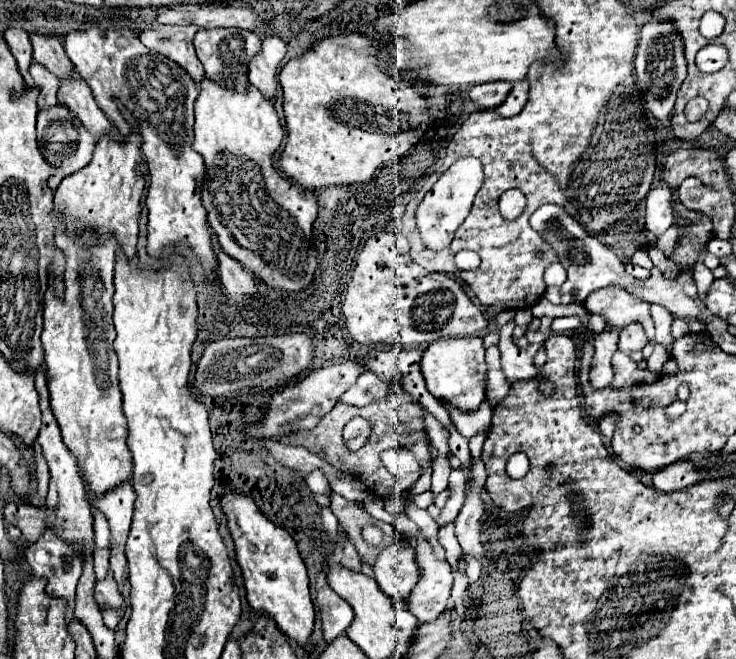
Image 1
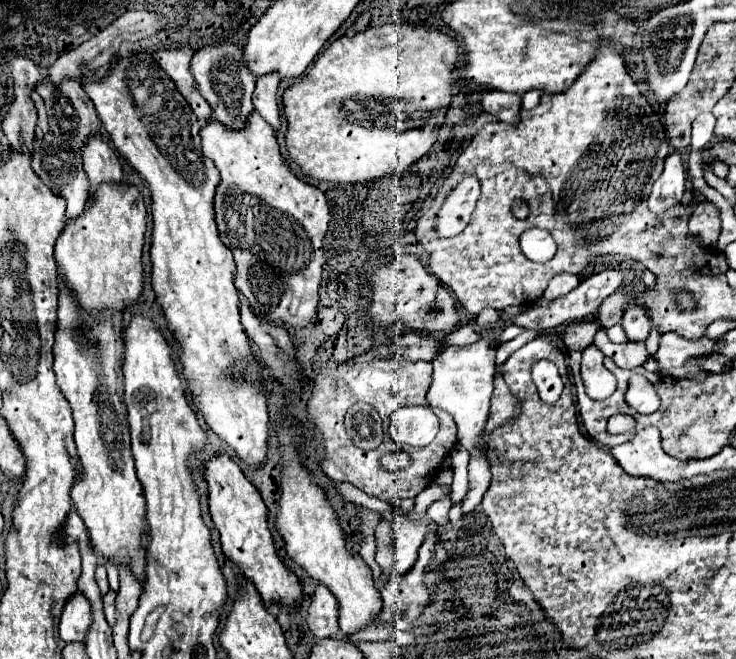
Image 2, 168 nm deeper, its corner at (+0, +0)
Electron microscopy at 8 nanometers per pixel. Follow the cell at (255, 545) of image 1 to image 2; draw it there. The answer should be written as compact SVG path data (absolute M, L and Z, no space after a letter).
M218 454L206 460L204 480L208 486L208 510L216 530L220 532L222 552L226 558L238 564L242 576L246 576L256 586L266 604L278 602L288 608L296 608L302 600L302 586L274 550L272 534L268 530L268 508L262 502L258 490L248 482L240 466L228 454Z

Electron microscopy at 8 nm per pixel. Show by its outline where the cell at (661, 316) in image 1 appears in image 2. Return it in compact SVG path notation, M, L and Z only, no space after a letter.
M666 332L666 334L662 334L660 348L656 352L656 362L662 370L662 374L670 374L672 370L680 368L688 358L712 354L716 344L718 344L718 340L712 340L708 336L688 340L674 332Z

